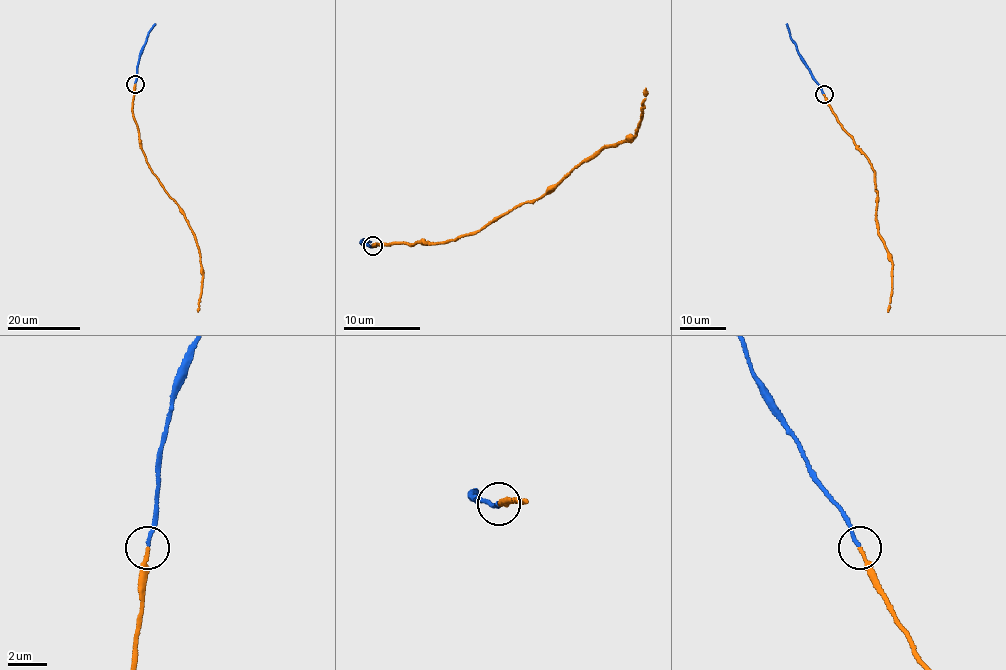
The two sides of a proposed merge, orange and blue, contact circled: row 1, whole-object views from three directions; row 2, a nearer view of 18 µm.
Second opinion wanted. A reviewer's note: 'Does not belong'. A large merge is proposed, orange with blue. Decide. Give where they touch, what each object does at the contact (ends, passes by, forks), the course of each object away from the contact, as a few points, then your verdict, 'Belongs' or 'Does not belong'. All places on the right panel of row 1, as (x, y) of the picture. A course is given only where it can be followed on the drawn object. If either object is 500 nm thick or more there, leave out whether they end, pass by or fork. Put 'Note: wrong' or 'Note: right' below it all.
Place: (824, 94). At the ring orange ends. At the ring blue ends. Course of orange: (824, 94), (838, 123), (854, 140), (875, 174), (877, 234), (892, 264), (887, 311). Course of blue: (824, 94), (799, 53), (787, 23). Belongs
Note: wrong

